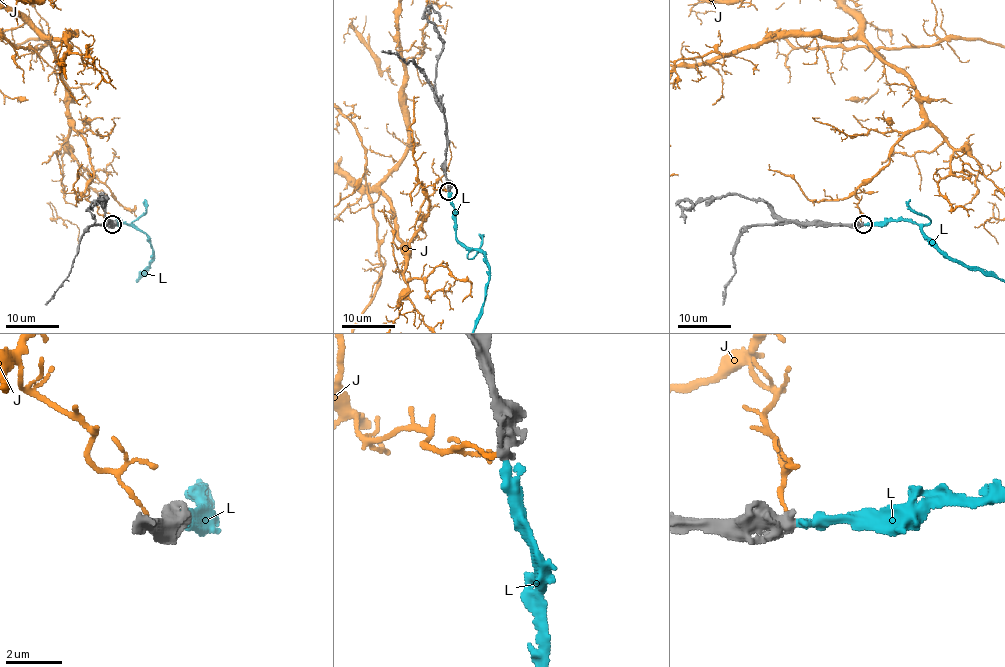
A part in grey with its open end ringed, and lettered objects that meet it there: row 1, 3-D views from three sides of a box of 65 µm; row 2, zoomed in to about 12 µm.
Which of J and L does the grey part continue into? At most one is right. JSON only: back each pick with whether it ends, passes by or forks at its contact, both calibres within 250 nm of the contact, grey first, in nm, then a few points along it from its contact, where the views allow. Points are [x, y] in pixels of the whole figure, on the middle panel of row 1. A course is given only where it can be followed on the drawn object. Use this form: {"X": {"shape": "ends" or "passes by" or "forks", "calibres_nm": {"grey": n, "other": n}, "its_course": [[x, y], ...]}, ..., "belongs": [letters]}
{"L": {"shape": "ends", "calibres_nm": {"grey": 360, "other": 360}}, "belongs": ["L"]}

